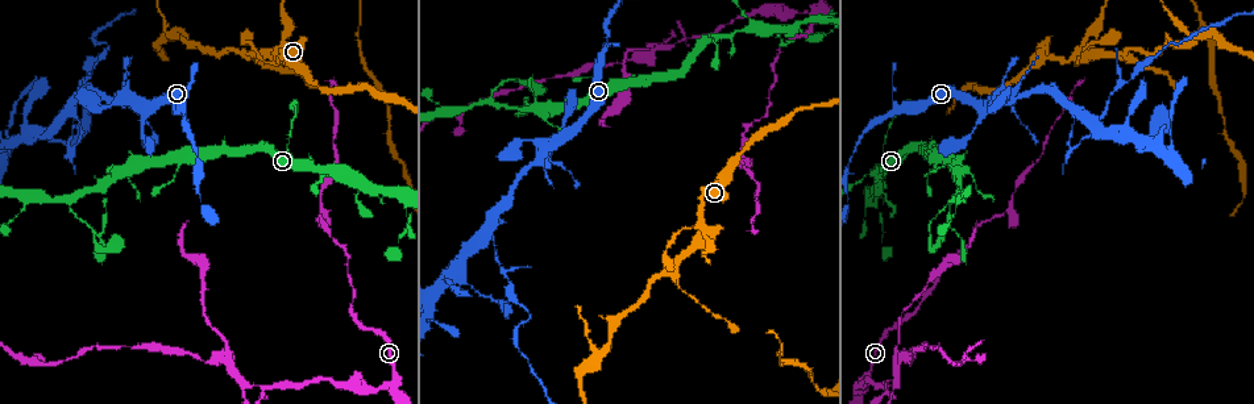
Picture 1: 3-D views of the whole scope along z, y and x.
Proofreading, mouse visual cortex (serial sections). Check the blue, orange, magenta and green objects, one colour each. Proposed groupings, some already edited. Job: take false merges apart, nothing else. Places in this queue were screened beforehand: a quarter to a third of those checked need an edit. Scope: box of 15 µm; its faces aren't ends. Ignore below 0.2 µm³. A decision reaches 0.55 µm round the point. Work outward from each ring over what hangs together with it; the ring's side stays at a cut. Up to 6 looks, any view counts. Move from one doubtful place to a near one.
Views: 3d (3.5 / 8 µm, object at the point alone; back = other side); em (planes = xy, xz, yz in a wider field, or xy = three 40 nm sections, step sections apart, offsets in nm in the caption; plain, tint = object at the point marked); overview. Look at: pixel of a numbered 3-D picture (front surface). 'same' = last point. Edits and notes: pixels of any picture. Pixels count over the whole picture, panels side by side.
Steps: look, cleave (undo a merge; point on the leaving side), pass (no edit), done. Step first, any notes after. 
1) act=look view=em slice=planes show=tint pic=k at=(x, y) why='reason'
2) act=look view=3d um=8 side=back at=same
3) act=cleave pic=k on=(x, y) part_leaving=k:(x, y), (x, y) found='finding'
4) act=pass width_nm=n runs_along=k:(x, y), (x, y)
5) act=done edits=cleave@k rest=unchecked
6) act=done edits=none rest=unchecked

act=look view=3d um=8 pic=1 at=(1125, 138) why='a fork'

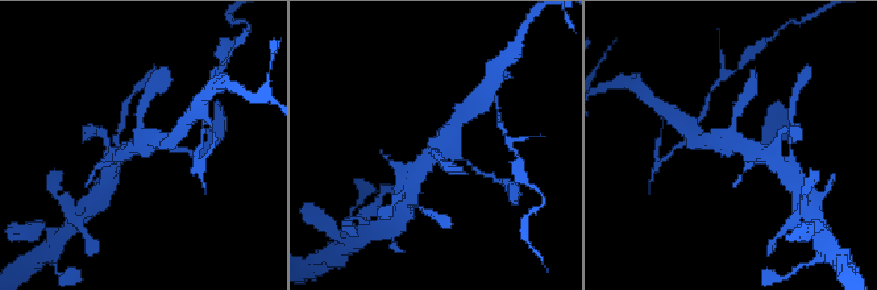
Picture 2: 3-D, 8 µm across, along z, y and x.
act=look view=3d um=3.5 pic=2 at=(446, 147) why='zoom in'

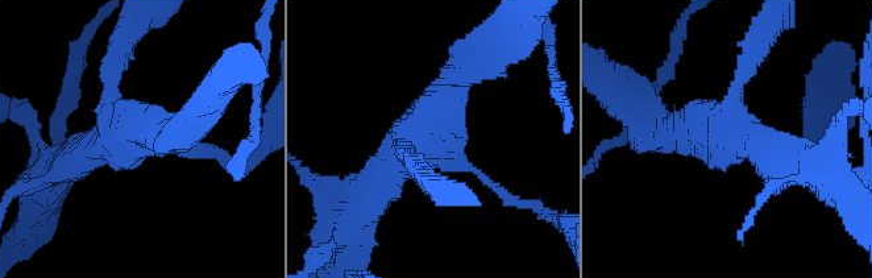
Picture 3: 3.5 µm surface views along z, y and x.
act=look view=em slice=xy step=5 show=tint pic=3 at=(430, 137)

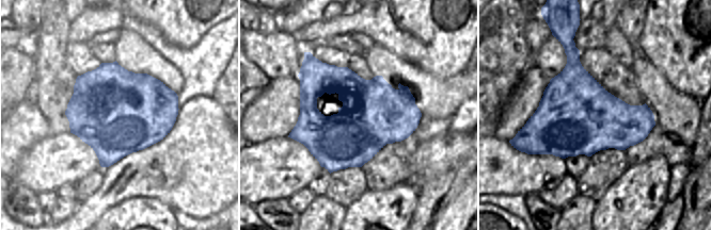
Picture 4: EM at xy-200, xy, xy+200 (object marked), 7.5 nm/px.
act=pass runs_along=3:(473, 66), (437, 129), (373, 198) found='all the same cell'

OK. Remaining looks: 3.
act=look view=em slice=xy step=2 show=tint pic=1 at=(71, 151) why='sharp bend'

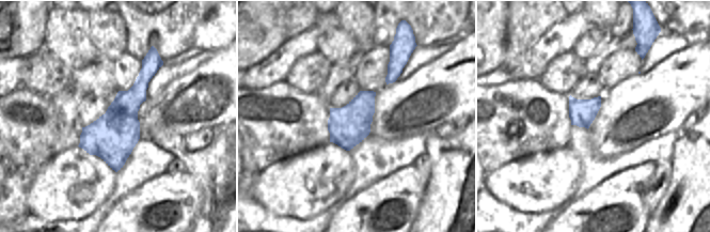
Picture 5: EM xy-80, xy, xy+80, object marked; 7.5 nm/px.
act=look view=3d um=3.5 at=same

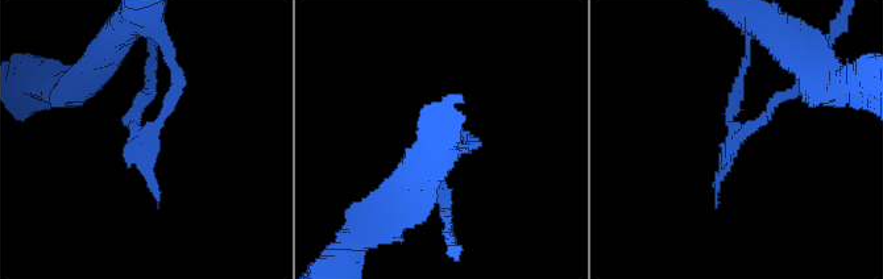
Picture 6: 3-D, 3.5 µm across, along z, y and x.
act=cleave pic=6 on=(144, 100) part_leaving=6:(164, 115), (135, 130), (152, 70) found='two cells meet here'

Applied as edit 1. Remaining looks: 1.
act=look view=3d um=3.5 side=back pic=1 at=(875, 171)

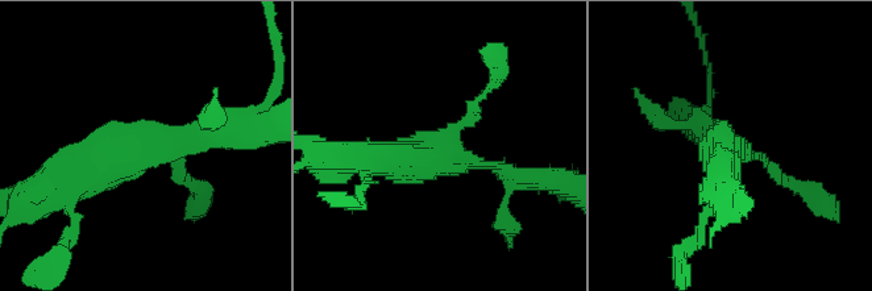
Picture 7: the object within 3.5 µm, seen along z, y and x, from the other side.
act=pass runs_along=7:(224, 128), (115, 152), (62, 185) found='one cell here'

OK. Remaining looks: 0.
act=done edits=cleave@6 rest=unchecked

